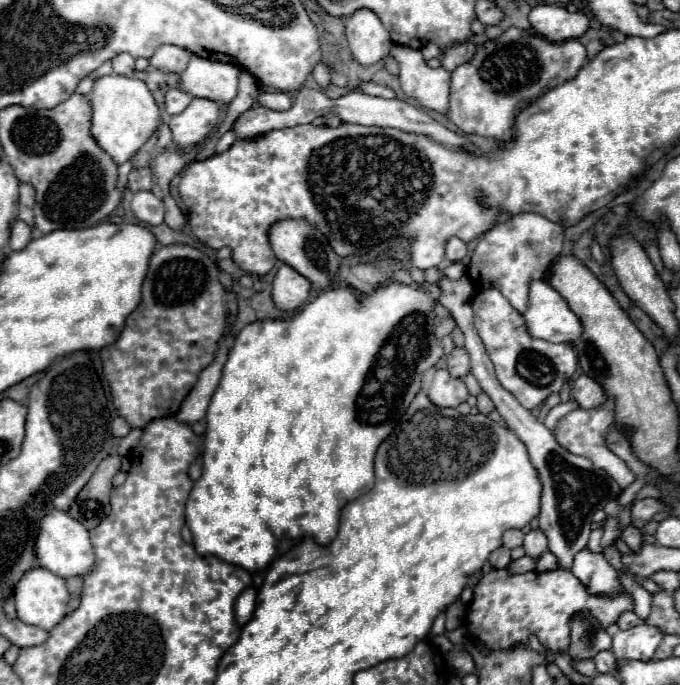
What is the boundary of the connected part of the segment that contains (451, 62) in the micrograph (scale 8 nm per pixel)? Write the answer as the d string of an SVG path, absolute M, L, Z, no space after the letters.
M472 41L454 43L454 45L446 47L444 53L442 53L442 65L444 65L444 69L446 71L454 71L458 65L470 61L474 51L476 51L476 45Z

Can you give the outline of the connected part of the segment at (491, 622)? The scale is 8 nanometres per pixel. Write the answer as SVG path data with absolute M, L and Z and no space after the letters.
M504 567L488 571L474 587L474 599L466 611L466 627L470 635L484 643L488 649L504 651L522 647L528 643L530 635L536 635L548 651L566 653L570 647L570 619L576 615L576 611L588 611L594 619L600 621L604 629L608 629L622 613L632 609L634 599L630 591L622 589L622 593L616 597L592 595L568 569L512 575L508 567Z

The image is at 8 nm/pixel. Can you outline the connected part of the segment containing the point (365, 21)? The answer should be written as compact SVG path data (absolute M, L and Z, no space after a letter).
M360 9L346 17L346 37L352 55L362 65L374 65L390 53L392 39L374 11Z

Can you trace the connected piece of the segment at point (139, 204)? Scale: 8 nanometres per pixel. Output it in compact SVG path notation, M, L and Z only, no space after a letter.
M152 191L134 193L130 209L136 215L136 219L142 223L148 223L148 225L162 225L164 223L164 203Z

